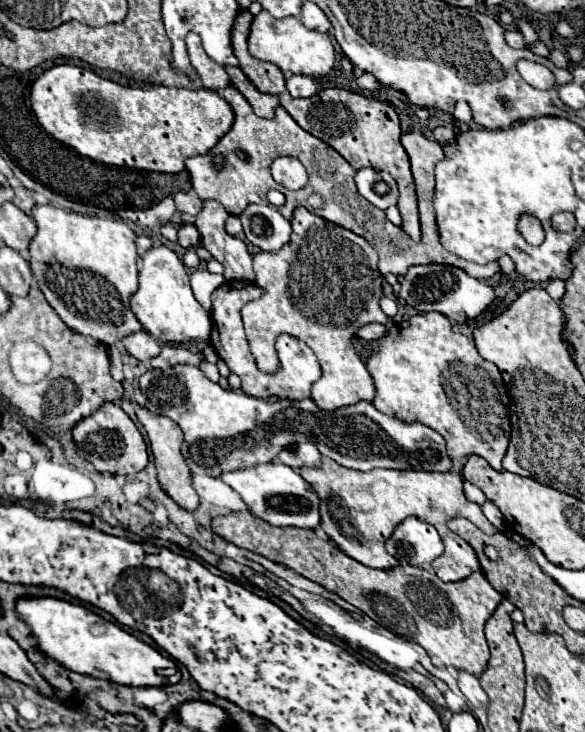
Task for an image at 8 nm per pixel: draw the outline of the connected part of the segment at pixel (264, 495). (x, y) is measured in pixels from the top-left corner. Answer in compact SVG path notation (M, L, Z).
M270 461L262 465L254 465L248 469L240 471L226 471L220 475L224 483L228 483L248 505L248 509L272 523L272 525L292 525L292 527L304 527L312 529L320 523L320 513L318 513L318 497L312 491L312 487L288 465L280 461Z

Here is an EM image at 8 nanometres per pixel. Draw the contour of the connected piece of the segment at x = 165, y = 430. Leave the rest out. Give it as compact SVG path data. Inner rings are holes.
M136 405L136 415L142 421L148 439L150 439L150 447L152 447L152 455L154 455L154 463L156 463L156 471L158 471L158 481L162 485L162 489L186 511L196 511L200 507L200 497L192 487L192 471L186 465L182 453L180 453L180 445L182 445L182 429L170 421L168 417L158 417L150 411L146 411L144 407Z

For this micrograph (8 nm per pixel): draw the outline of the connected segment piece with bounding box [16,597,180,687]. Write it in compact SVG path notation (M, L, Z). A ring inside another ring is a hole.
M20 597L16 601L16 613L32 629L38 649L54 661L58 661L60 665L64 665L66 669L130 687L160 687L172 685L180 679L178 667L172 659L162 657L150 645L126 633L116 623L104 619L102 615L94 613L84 605L56 597ZM162 667L168 667L174 673L162 677L156 673L156 669Z

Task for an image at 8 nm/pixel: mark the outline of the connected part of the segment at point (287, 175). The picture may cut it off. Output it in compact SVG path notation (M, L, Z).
M278 157L272 163L272 177L286 189L302 189L308 183L308 173L296 157Z

